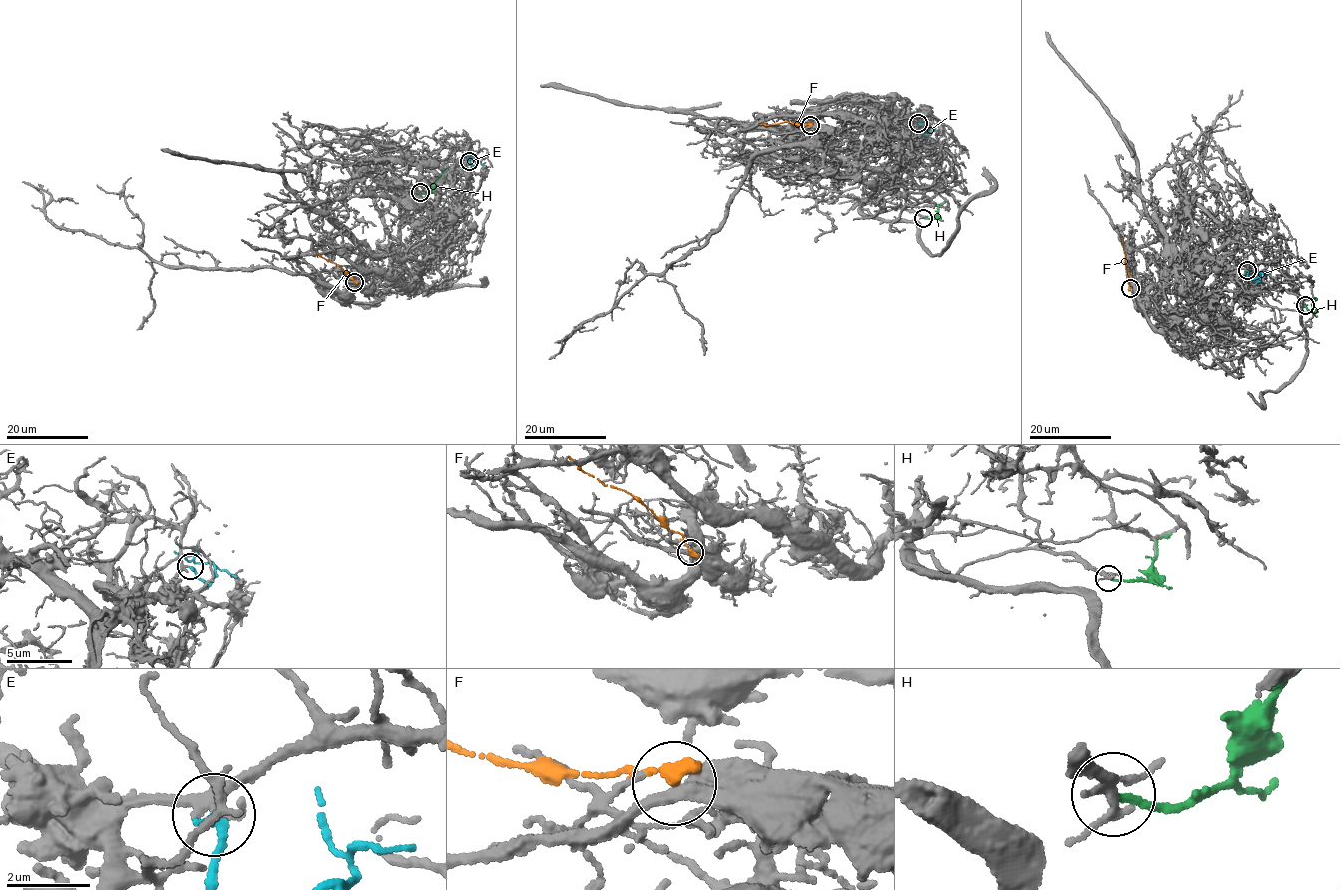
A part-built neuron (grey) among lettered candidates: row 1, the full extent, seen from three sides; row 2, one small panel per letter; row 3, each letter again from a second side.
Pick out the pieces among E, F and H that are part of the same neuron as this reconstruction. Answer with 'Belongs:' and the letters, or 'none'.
Belongs: E

